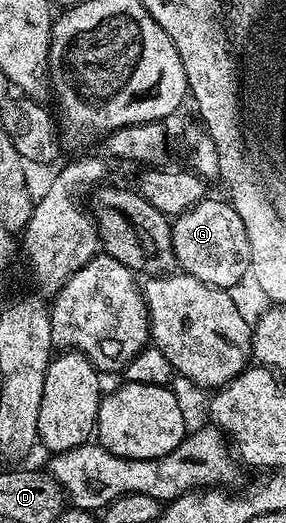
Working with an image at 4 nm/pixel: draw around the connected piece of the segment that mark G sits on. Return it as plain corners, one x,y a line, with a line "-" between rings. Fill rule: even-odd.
207,197
199,201
199,205
176,216
172,220
171,241
178,268
184,274
212,287
233,289
244,275
246,278
250,274
249,242
243,217
235,213
232,203
221,199

